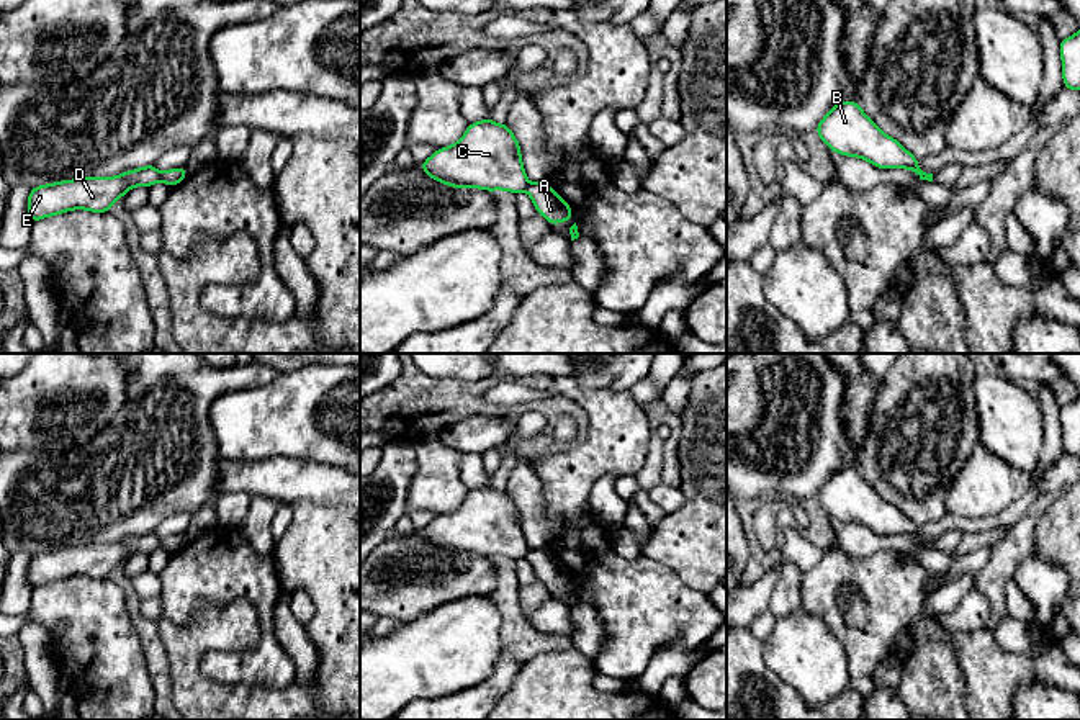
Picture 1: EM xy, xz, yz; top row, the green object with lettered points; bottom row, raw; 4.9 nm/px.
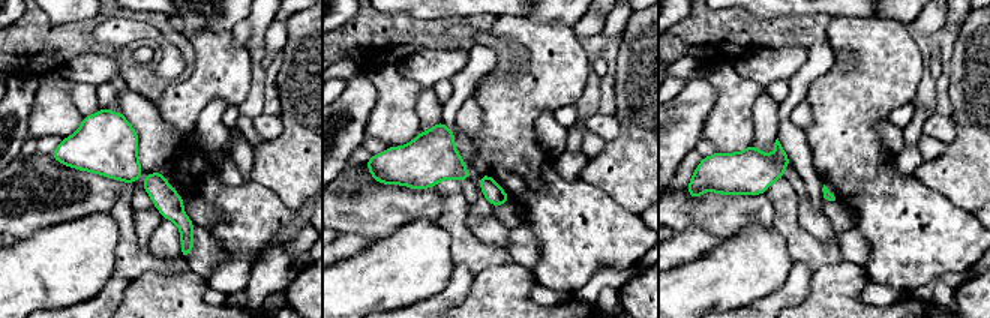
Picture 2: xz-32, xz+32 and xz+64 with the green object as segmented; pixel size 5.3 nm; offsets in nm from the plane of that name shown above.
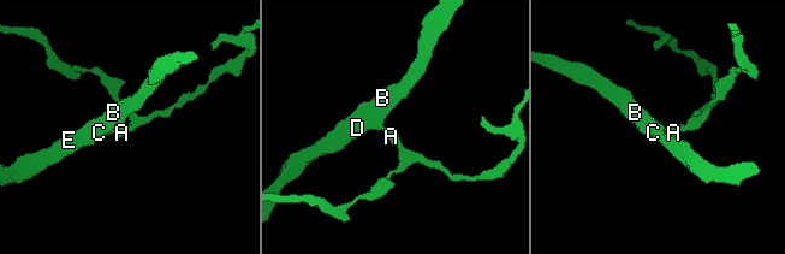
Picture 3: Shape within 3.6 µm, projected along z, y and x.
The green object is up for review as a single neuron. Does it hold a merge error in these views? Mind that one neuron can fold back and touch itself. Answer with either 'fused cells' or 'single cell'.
fused cells

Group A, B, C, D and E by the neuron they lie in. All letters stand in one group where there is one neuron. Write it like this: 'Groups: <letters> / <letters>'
Groups: A / B C D E

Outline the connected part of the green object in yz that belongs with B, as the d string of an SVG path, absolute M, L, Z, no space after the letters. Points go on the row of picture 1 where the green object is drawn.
M856 101L836 103L815 131L833 152L866 159L879 169L910 169L926 180L916 157L882 133Z

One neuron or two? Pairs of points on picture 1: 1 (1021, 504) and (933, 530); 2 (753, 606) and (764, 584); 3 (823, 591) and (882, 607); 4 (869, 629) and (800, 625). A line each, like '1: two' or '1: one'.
1: one
2: one
3: one
4: two

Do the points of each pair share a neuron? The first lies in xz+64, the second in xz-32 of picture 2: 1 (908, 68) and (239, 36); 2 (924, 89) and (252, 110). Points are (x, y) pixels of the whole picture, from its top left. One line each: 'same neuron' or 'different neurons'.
1: different neurons
2: same neuron

